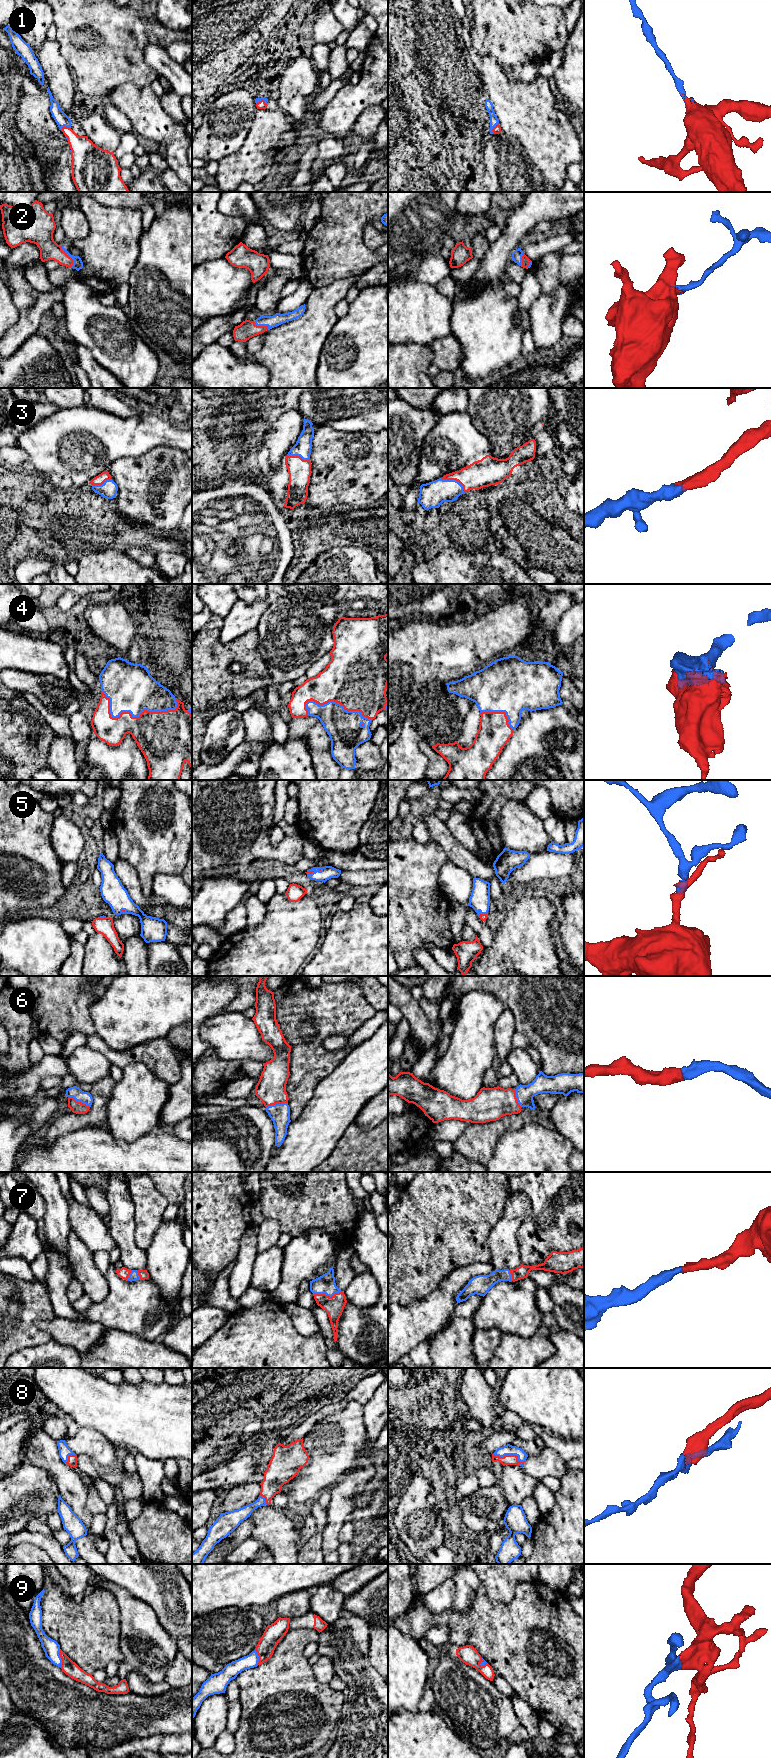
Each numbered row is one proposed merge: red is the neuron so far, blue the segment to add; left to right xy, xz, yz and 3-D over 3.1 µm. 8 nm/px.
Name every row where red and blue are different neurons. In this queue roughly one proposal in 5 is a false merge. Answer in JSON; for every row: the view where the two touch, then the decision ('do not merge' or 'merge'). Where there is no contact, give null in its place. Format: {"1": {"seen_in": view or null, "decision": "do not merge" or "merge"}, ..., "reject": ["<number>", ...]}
{"1": {"seen_in": "xy", "decision": "merge"}, "2": {"seen_in": "xy", "decision": "merge"}, "3": {"seen_in": "yz", "decision": "merge"}, "4": {"seen_in": "xy", "decision": "merge"}, "5": {"seen_in": "xz", "decision": "merge"}, "6": {"seen_in": "xy", "decision": "merge"}, "7": {"seen_in": "xz", "decision": "merge"}, "8": {"seen_in": "yz", "decision": "merge"}, "9": {"seen_in": "xy", "decision": "merge"}, "reject": []}

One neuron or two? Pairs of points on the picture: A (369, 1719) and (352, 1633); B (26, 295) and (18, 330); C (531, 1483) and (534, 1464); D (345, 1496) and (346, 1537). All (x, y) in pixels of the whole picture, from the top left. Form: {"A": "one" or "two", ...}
{"A": "one", "B": "two", "C": "two", "D": "two"}

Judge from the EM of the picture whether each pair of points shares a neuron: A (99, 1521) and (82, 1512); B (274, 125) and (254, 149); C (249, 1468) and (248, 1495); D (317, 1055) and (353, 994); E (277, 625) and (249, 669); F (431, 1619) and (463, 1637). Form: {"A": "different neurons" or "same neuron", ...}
{"A": "different neurons", "B": "same neuron", "C": "different neurons", "D": "same neuron", "E": "different neurons", "F": "same neuron"}

